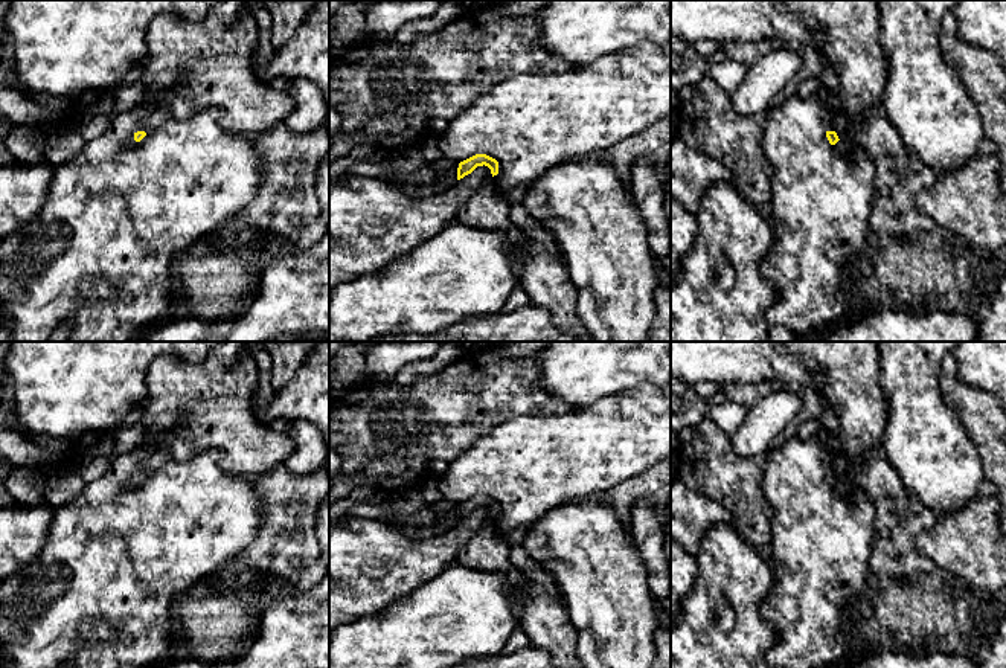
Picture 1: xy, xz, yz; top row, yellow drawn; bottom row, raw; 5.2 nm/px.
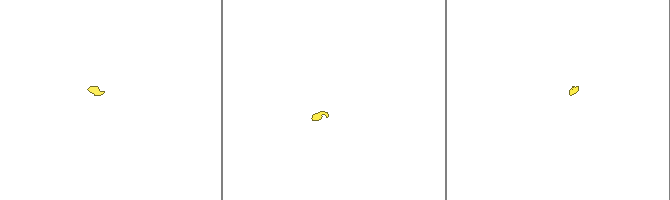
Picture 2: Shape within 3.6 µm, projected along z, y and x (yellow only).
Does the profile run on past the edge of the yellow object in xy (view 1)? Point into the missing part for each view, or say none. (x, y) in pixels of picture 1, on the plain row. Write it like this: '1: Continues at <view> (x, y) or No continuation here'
1: No continuation here

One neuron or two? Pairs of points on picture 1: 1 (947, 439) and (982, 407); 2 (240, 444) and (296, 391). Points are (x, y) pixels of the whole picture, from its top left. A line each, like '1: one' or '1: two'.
1: two
2: two

